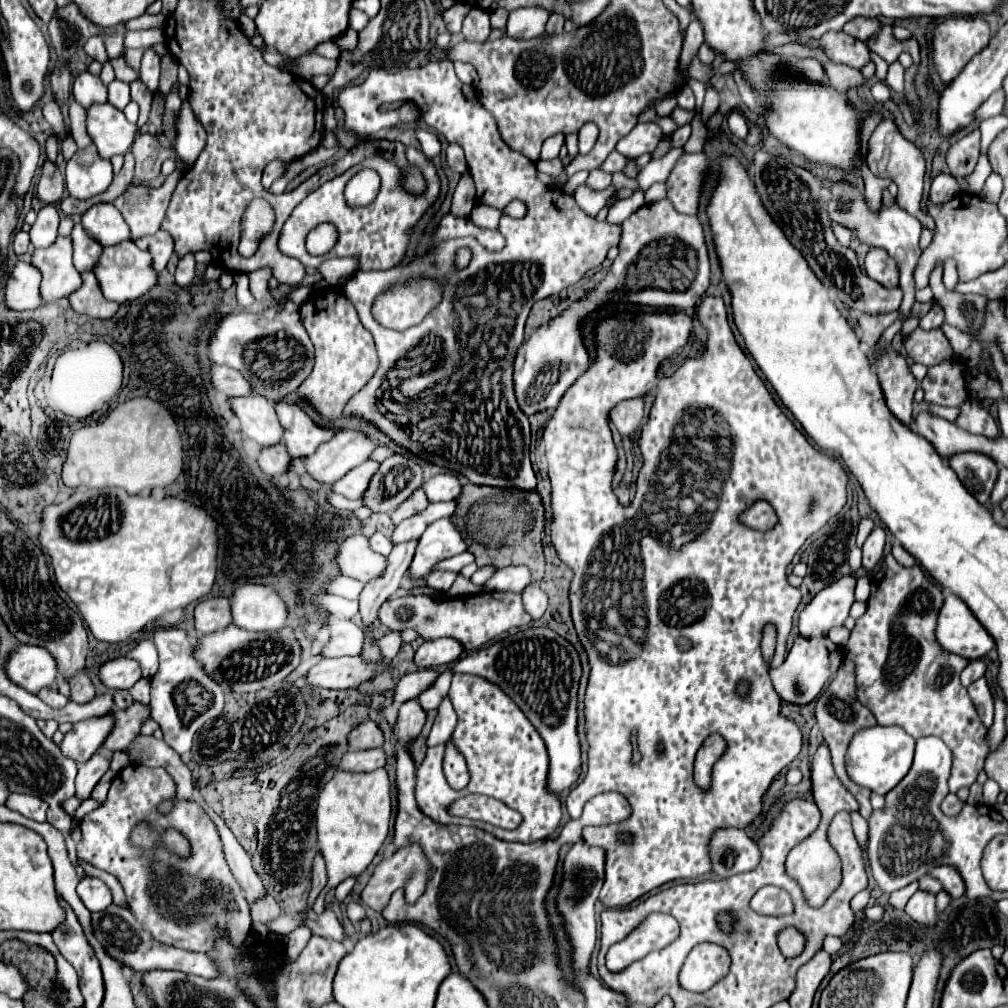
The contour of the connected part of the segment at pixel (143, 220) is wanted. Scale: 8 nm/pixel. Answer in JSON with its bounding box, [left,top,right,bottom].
[112,170,182,240]

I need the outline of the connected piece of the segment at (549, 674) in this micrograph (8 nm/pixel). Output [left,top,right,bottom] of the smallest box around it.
[452,628,582,794]

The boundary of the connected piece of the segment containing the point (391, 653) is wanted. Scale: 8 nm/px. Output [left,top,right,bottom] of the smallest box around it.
[378,632,402,658]

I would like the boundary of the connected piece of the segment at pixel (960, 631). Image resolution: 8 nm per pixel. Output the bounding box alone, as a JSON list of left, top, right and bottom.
[936,594,994,660]

